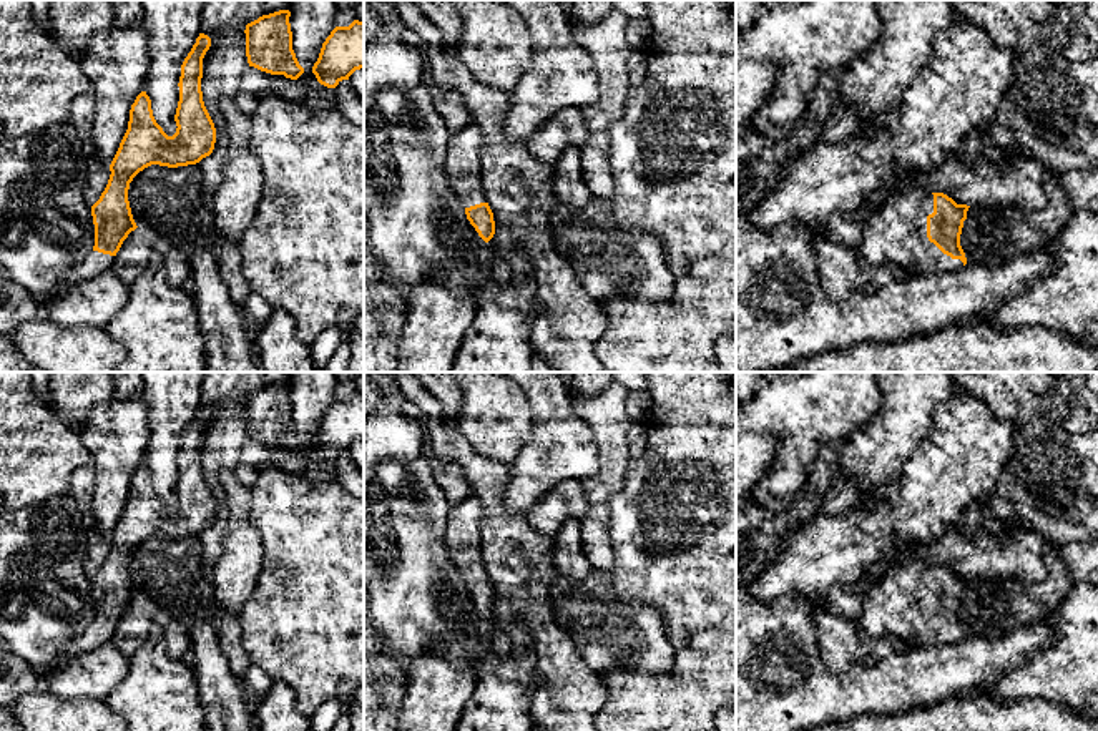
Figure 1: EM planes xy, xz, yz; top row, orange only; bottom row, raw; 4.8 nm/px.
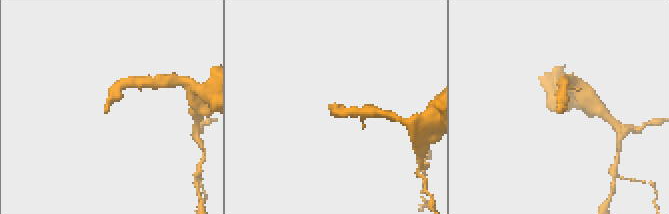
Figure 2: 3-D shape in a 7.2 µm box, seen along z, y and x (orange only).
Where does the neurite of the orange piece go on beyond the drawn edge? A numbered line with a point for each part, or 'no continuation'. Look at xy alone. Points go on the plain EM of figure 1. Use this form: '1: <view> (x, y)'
1: xy (95, 635)

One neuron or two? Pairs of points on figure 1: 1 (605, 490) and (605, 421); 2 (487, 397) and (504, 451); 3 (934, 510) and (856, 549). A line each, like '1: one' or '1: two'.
1: one
2: one
3: one

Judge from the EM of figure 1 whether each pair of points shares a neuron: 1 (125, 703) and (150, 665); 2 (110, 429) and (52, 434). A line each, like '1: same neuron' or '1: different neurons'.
1: same neuron
2: different neurons

